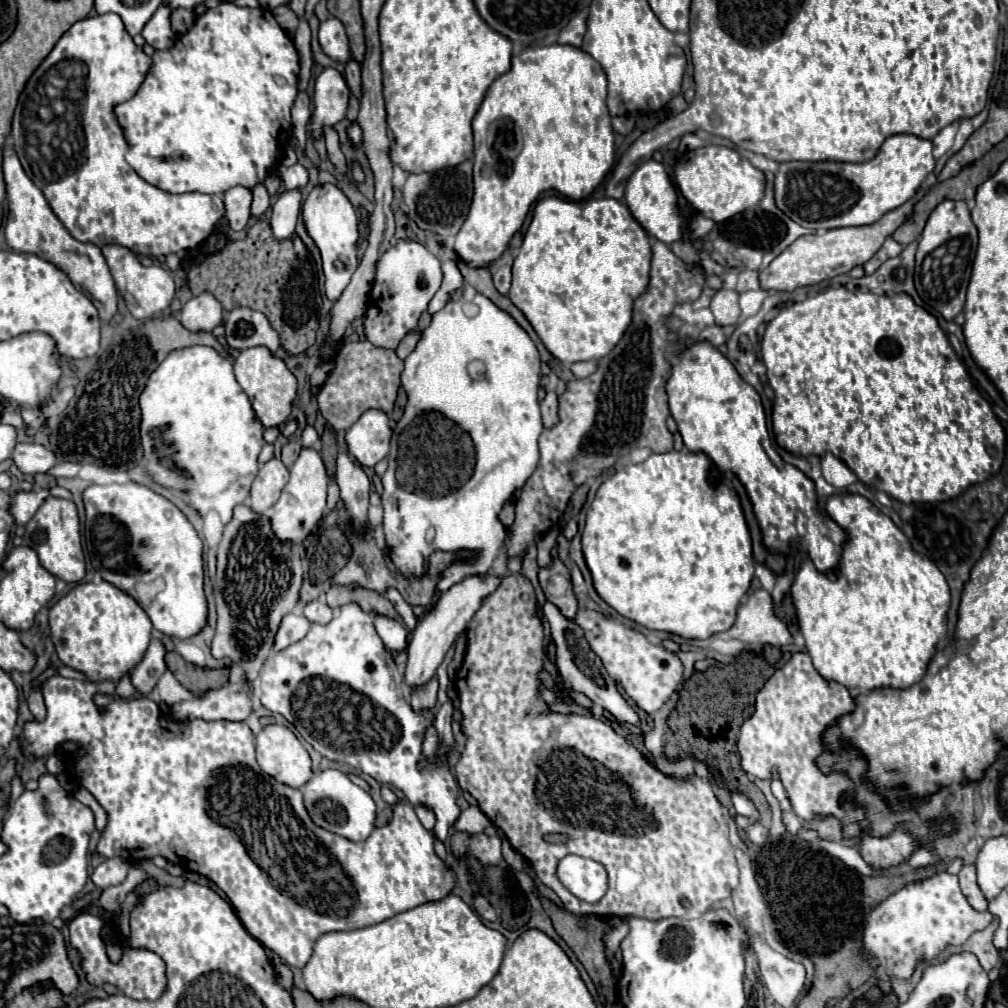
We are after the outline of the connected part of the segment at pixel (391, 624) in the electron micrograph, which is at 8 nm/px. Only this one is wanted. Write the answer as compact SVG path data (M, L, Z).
M374 613L374 627L376 627L376 633L380 635L380 639L386 643L386 647L390 651L402 651L406 649L406 629L402 627L402 623L386 617L386 615L380 615L380 613Z

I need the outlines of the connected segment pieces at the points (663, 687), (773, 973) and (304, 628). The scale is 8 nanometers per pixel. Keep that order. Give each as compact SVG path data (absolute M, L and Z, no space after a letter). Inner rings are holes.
M580 609L574 621L586 631L586 639L590 639L590 647L594 647L596 655L602 659L608 675L616 681L620 691L634 701L634 705L646 713L654 713L676 691L678 683L682 681L682 663L674 653L660 645L652 645L642 633L596 611Z
M752 937L750 947L758 957L760 973L772 999L782 1007L794 1005L806 983L804 965L770 949L762 937Z
M290 613L286 615L286 619L282 619L282 627L278 629L276 641L274 641L274 649L286 649L288 645L300 641L310 629L310 621L302 615L302 613Z

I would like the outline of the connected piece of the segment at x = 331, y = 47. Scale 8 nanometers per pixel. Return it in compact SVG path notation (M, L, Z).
M336 17L326 19L324 23L320 23L320 33L318 33L322 51L338 61L338 63L348 63L352 59L350 55L350 47L348 47L348 37L346 37L346 29L342 25L342 21L338 21Z

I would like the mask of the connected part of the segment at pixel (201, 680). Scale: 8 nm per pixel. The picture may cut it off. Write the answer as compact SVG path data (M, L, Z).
M176 651L166 653L166 665L174 673L174 677L192 693L204 695L212 689L220 689L228 681L228 673L224 669L212 671L212 669L202 669L192 663L186 663Z

